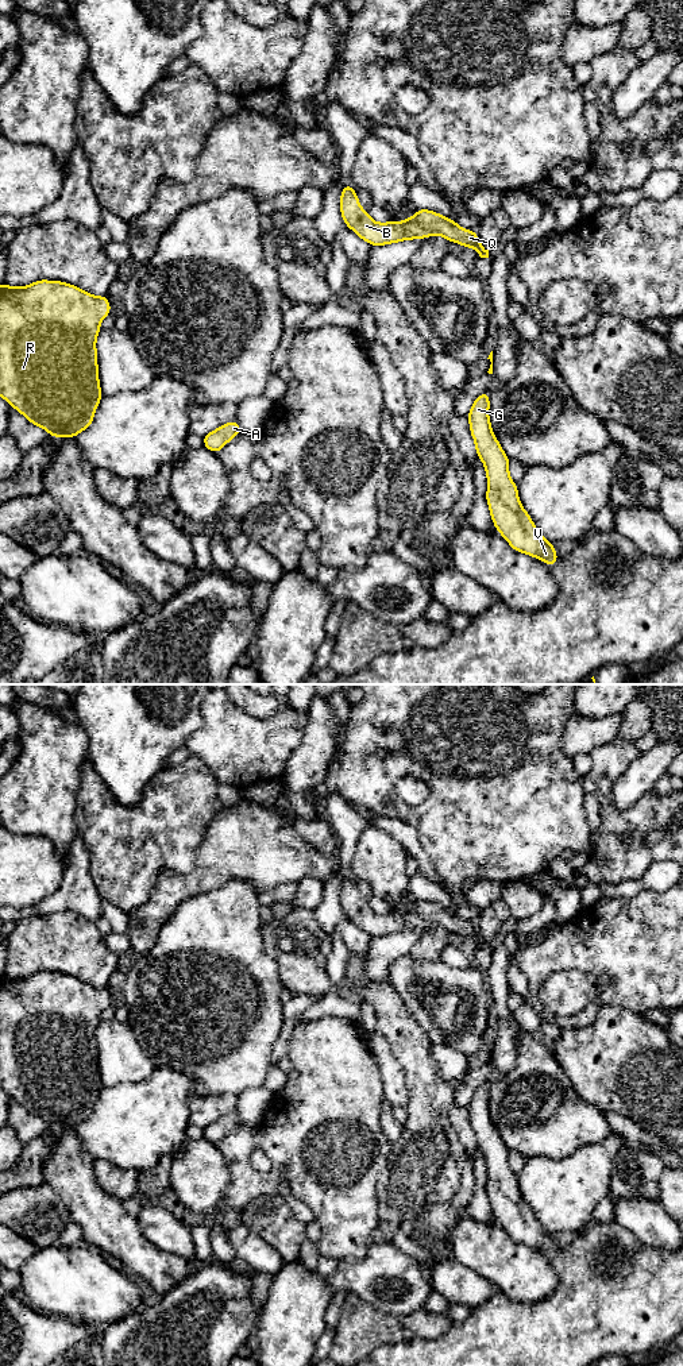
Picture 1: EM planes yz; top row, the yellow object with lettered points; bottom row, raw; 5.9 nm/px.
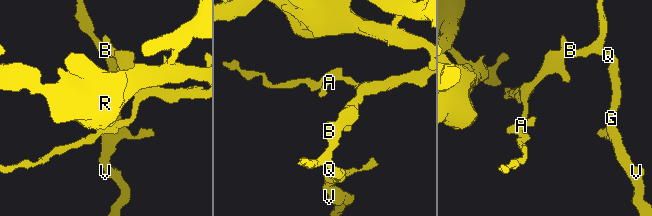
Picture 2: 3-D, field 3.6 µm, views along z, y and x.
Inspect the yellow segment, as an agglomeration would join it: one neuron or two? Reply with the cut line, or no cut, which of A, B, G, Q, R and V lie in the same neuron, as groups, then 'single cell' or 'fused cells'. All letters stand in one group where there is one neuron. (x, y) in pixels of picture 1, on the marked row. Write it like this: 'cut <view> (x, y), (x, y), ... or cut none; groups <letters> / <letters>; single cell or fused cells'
cut none; groups A B G Q R V; single cell

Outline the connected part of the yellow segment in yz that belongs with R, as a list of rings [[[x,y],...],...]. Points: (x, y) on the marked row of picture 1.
[[[39,279],[20,288],[0,285],[0,397],[51,437],[76,437],[90,427],[104,397],[99,382],[96,339],[101,320],[109,313],[107,296],[96,297],[66,282]]]

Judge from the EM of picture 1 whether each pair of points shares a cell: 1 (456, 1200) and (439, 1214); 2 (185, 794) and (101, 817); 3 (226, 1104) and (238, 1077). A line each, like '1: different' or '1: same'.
1: same
2: same
3: different

